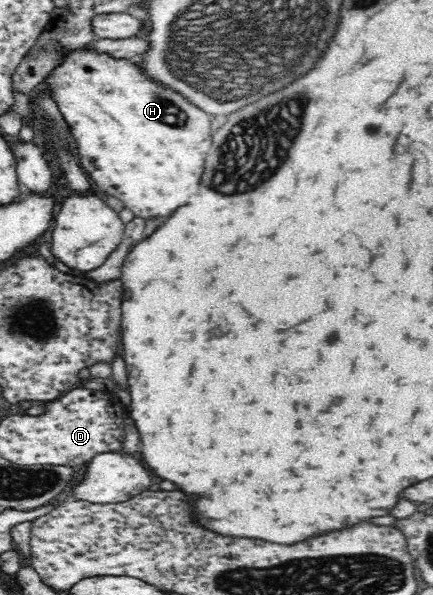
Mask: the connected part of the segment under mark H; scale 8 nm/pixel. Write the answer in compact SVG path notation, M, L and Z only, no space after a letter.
M79 48L78 50L69 52L58 66L51 70L51 75L47 77L43 86L52 96L55 103L59 106L59 111L63 114L65 121L71 127L71 133L79 145L79 163L82 169L88 174L93 183L107 192L108 195L119 195L119 199L123 199L129 209L143 219L151 219L151 217L169 217L175 209L179 209L181 205L185 205L187 201L191 201L191 197L195 197L197 187L201 185L201 175L203 175L203 165L205 165L205 155L207 149L211 147L211 117L207 113L203 113L195 105L186 101L181 95L178 95L171 89L166 89L157 83L154 83L149 77L143 77L141 71L135 67L134 59L111 58L107 54L99 54L93 50Z

